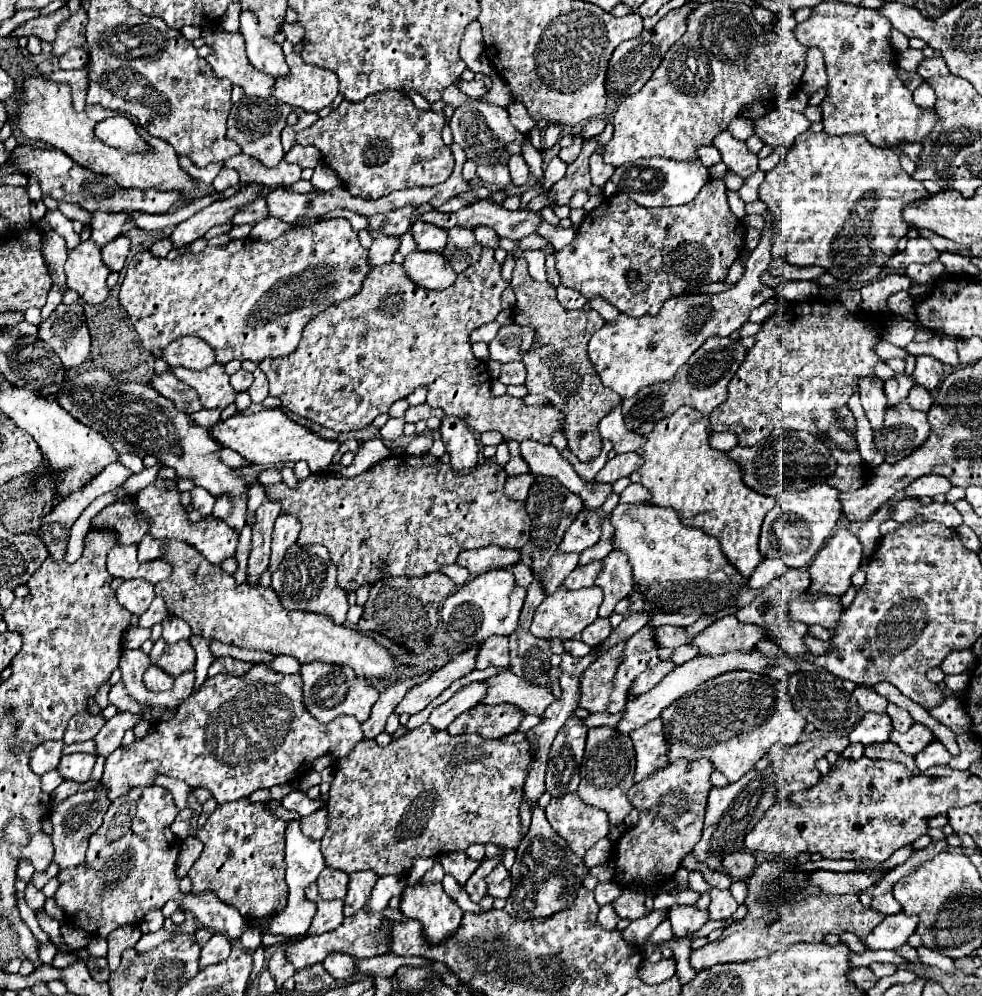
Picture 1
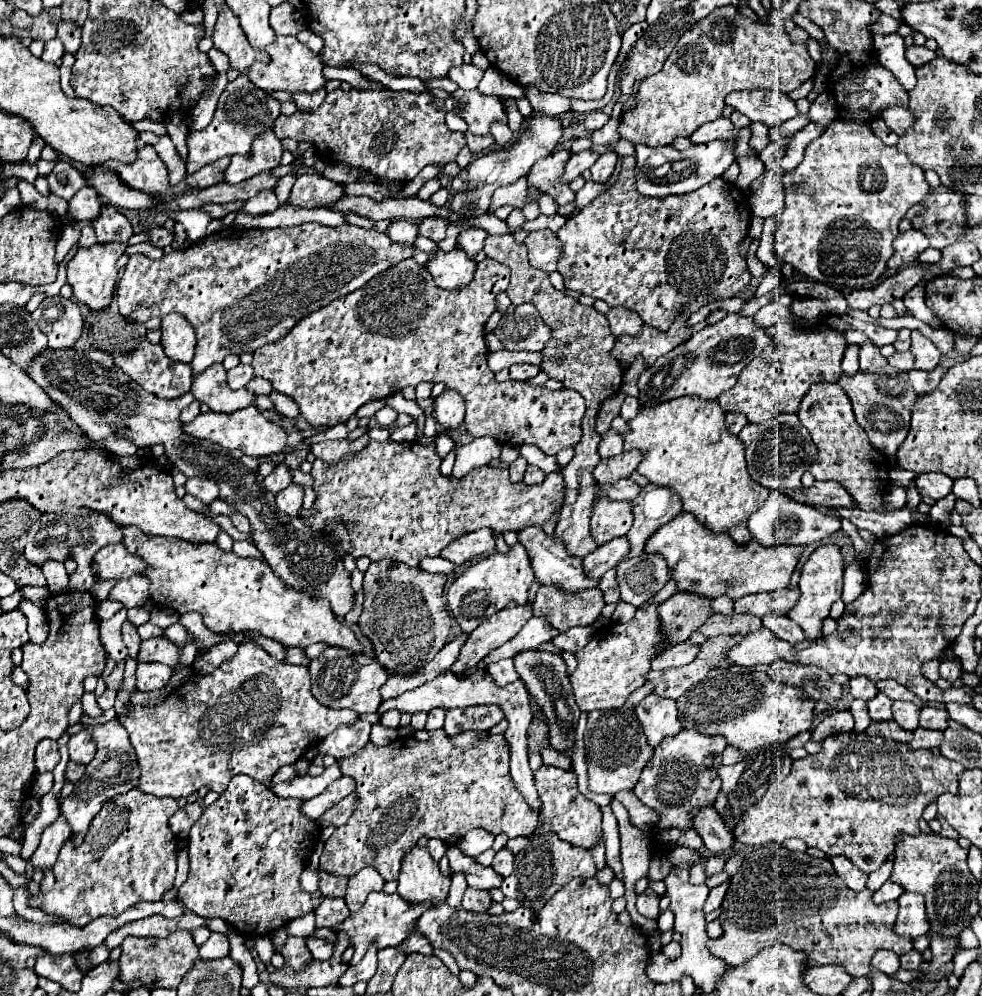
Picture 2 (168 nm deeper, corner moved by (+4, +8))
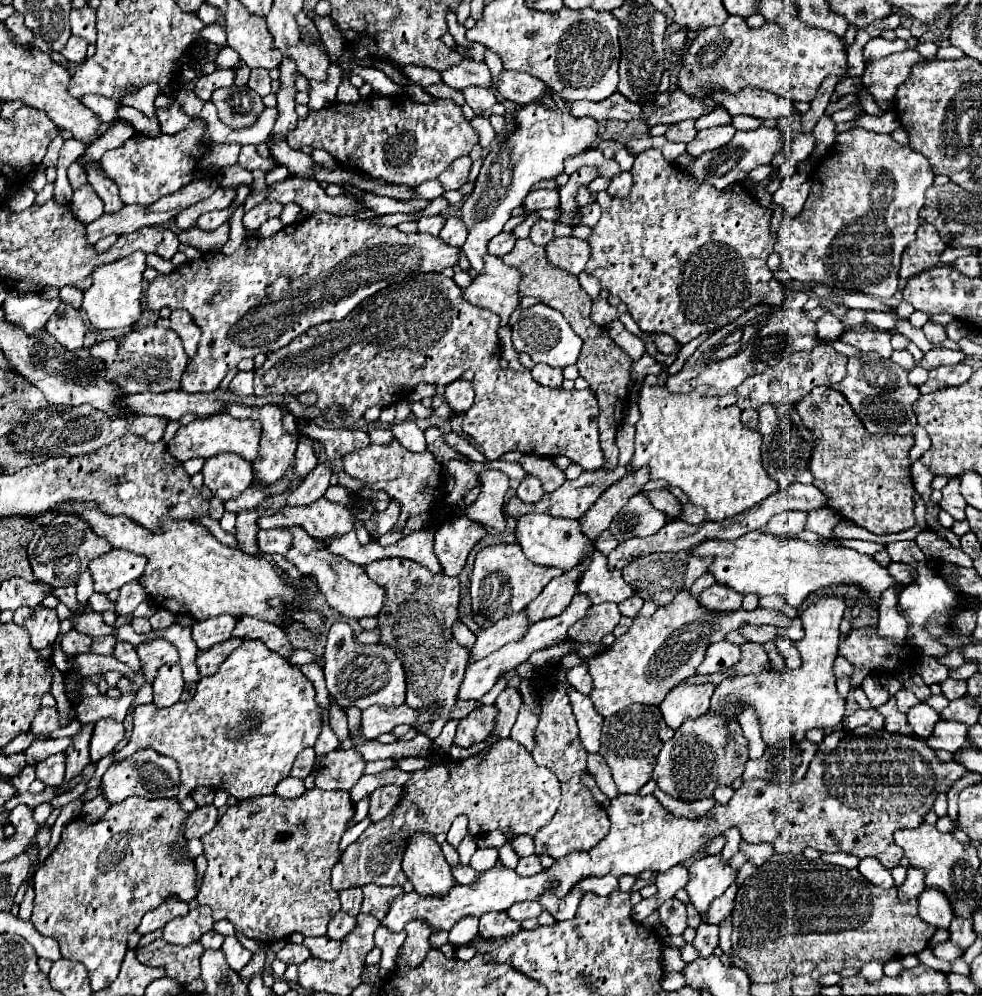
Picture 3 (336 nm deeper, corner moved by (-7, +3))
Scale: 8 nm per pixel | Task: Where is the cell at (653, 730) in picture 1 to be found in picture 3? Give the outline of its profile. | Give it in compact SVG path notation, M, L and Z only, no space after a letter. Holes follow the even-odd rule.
M680 684L676 686L666 700L660 704L666 724L674 730L686 718L698 718L710 708L710 698L716 690L716 684Z

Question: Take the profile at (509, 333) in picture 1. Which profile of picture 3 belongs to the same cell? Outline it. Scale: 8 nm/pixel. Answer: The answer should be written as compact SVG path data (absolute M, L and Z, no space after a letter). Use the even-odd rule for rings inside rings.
M534 304L520 312L520 320L512 326L512 344L516 352L530 354L530 358L538 364L550 364L554 368L566 368L576 364L578 354L582 350L582 338L574 334L568 320L554 308L546 304Z

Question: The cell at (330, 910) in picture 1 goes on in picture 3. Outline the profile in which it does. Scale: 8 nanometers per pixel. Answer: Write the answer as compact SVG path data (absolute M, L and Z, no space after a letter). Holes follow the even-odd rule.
M340 910L328 924L328 936L332 940L342 940L346 934L350 934L354 930L354 926L356 926L356 918Z

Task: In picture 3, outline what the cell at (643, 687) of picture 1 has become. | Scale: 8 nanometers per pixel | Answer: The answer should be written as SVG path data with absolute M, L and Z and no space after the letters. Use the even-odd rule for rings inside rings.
M728 640L716 642L706 650L706 658L702 666L698 668L698 674L712 674L712 672L722 672L734 664L740 662L742 648L738 644L732 644Z

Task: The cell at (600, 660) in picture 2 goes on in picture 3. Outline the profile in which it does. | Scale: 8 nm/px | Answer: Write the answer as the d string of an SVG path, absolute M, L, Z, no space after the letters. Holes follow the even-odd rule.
M682 590L676 594L676 598L670 604L660 606L654 616L634 618L632 628L624 636L616 638L614 644L606 648L602 654L594 656L592 660L582 660L576 654L566 654L562 656L560 664L566 668L570 664L582 664L582 662L588 664L590 676L594 680L594 690L590 694L590 700L594 702L598 714L610 716L636 702L660 704L674 686L696 674L698 666L704 660L706 648L710 644L724 640L728 632L738 630L742 624L787 628L789 622L790 620L780 610L768 610L768 608L756 608L752 612L740 608L734 610L732 614L714 612L700 606L696 596Z

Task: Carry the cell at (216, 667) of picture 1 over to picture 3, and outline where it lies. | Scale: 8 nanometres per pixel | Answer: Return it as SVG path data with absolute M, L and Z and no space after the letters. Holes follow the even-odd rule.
M230 640L230 642L222 642L218 646L212 646L208 650L198 650L196 654L196 666L200 676L210 676L214 674L214 670L218 670L218 666L230 656L230 652L234 648L238 648L242 642L240 640Z

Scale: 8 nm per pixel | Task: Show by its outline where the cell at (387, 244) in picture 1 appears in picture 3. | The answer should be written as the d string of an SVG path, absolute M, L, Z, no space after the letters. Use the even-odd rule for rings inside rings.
M424 216L424 218L418 220L418 230L420 232L428 232L432 236L438 236L442 226L444 226L444 222L446 222L444 216L428 216L428 218Z

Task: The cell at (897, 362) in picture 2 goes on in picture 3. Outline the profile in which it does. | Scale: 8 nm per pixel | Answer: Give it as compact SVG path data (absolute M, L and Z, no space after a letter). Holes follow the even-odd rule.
M934 348L930 352L924 354L924 360L920 362L922 368L926 370L932 370L936 366L942 366L942 364L958 364L966 358L966 354L962 350L948 350L948 348Z

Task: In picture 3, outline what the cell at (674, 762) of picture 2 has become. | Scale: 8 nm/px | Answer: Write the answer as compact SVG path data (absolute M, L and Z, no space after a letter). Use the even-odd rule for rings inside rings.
M702 714L698 718L688 718L676 734L662 746L652 778L658 782L658 788L670 796L682 800L698 800L712 796L714 788L732 782L742 776L748 762L748 740L742 734L738 720L728 720L720 714Z

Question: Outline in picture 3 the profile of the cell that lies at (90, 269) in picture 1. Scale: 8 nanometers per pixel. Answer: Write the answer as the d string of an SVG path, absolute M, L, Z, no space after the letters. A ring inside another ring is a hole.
M134 252L122 262L112 262L110 266L100 266L94 270L94 282L90 290L84 292L82 310L86 312L90 324L98 330L120 330L134 326L144 312L142 302L142 274L146 270L146 254Z

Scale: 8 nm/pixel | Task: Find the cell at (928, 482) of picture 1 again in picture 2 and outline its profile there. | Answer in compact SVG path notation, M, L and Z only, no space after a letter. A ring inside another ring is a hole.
M919 473L915 479L915 485L921 497L943 499L947 493L951 493L953 479L943 473Z

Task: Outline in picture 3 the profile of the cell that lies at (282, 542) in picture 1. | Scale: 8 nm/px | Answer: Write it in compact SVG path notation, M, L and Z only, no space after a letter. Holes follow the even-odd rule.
M328 462L318 464L304 480L298 488L294 488L288 494L288 506L302 506L302 504L310 504L318 498L324 496L326 488L330 486L330 476L332 476L332 468L328 466Z

